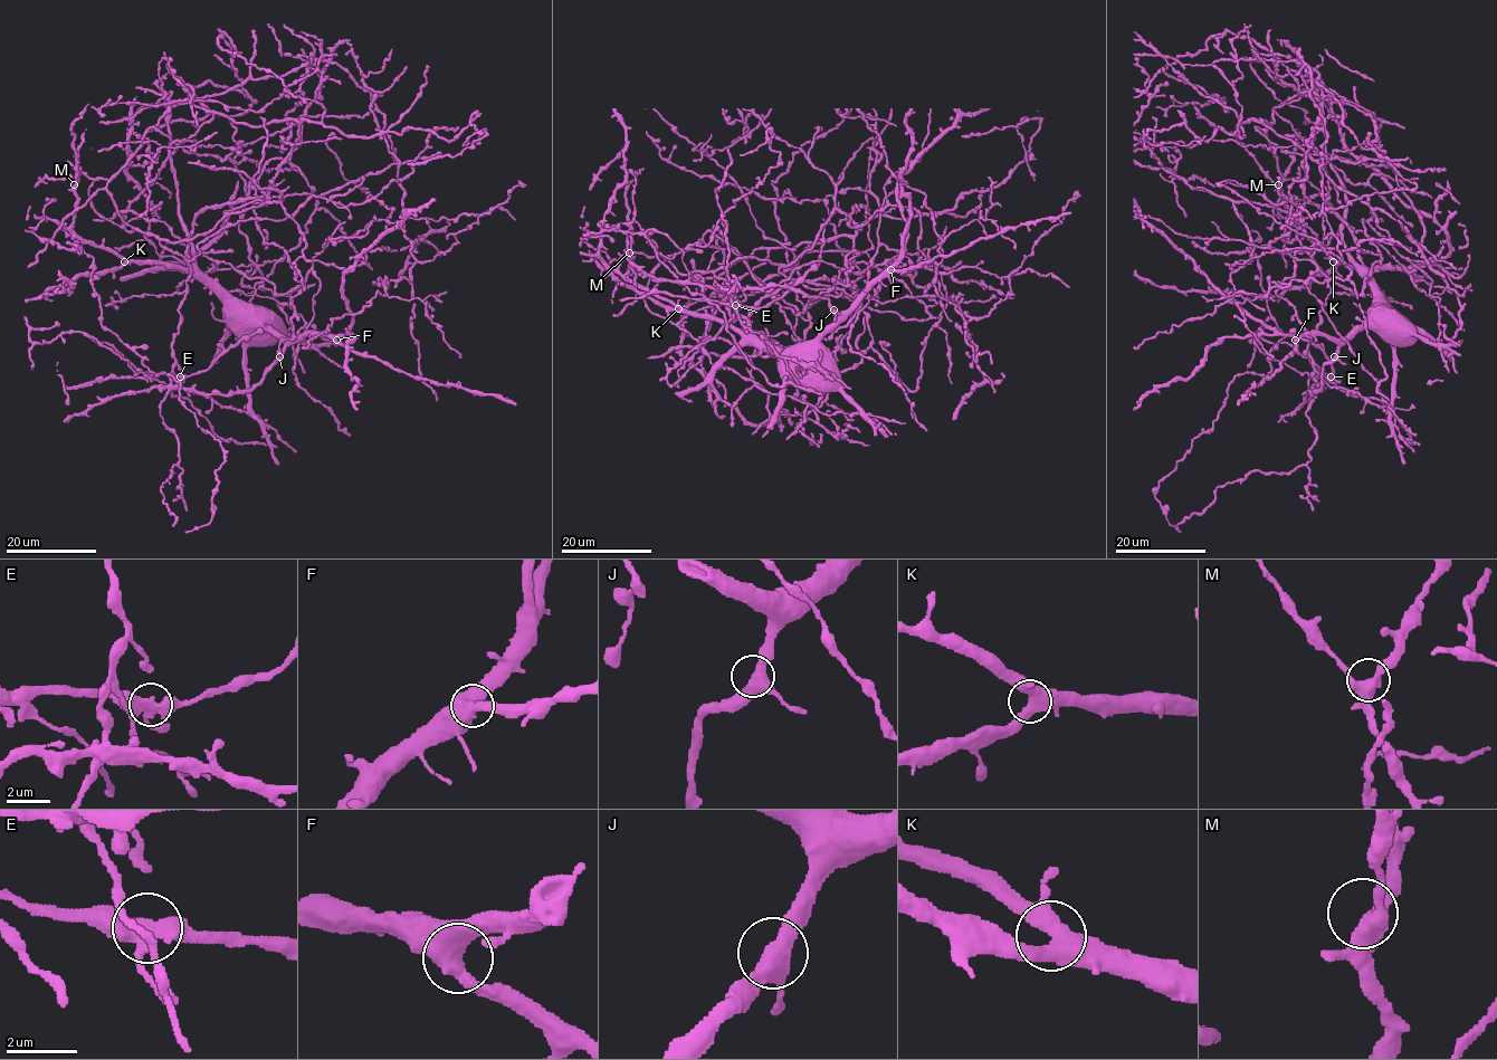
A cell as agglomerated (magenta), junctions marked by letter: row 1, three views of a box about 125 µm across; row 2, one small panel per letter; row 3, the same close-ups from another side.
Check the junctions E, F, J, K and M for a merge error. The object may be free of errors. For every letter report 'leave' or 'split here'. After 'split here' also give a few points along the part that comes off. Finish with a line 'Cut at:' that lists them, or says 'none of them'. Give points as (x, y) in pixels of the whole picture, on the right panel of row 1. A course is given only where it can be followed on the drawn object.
E: split here
F: leave
J: leave
K: leave
M: leave
Cut at: E

